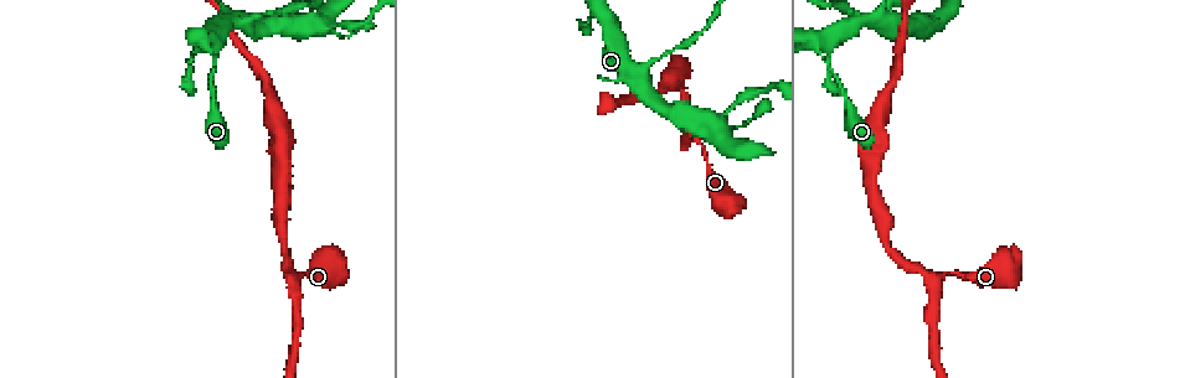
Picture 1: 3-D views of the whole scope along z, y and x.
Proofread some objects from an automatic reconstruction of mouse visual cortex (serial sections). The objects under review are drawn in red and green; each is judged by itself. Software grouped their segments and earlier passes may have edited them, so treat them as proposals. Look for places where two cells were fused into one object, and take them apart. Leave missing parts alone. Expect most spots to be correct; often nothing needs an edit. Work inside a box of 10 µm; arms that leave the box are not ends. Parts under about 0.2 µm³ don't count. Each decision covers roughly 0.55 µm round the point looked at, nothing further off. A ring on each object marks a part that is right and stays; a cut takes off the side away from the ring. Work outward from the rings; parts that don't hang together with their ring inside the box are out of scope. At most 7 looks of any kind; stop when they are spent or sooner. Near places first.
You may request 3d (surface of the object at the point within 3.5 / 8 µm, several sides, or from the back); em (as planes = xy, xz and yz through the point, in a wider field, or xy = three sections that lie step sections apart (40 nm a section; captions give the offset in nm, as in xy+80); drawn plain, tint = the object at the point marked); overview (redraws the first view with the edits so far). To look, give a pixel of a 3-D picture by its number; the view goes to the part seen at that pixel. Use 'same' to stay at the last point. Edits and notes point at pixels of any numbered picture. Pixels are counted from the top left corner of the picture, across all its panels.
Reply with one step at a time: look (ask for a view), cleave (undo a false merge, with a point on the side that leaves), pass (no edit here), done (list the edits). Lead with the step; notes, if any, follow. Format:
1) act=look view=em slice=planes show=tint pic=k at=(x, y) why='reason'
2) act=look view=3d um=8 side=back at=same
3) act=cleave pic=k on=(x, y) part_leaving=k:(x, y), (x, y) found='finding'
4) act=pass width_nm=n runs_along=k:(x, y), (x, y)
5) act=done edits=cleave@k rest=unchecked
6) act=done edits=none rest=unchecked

act=look view=3d um=3.5 pic=1 at=(939, 276) why='thick turns thin'

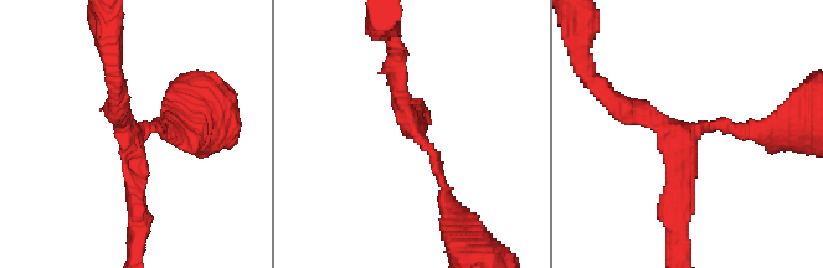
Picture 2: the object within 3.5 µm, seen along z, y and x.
act=look view=em slice=xy step=2 show=tint pic=2 at=(135, 136) arms=3 arm_widths_nm=150,250,300

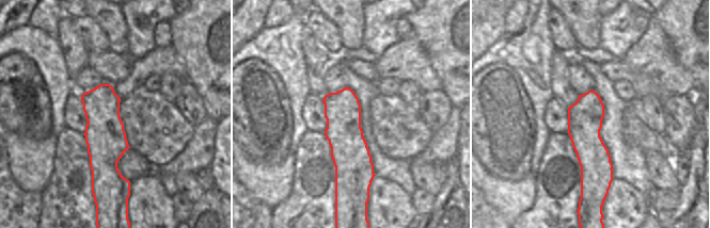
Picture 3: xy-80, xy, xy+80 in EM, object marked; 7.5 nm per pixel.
act=look view=em slice=xy step=1 show=tint at=same why='cut it another way'

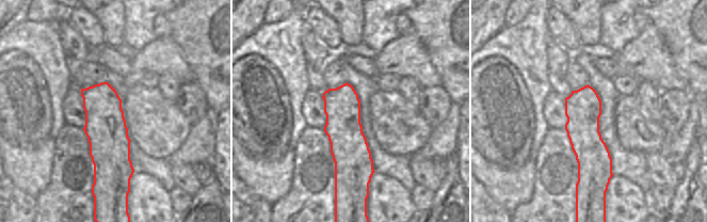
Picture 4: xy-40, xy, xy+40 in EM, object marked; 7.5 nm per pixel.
act=pass runs_along=4:(589, 89), (587, 175), (583, 181) found='all the same cell'

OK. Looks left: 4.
act=look view=3d um=8 pic=1 at=(271, 99) why='sudden change in width'

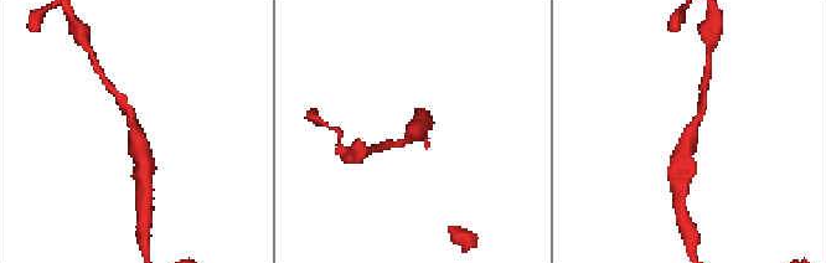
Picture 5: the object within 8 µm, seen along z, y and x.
act=look view=3d um=3.5 at=same

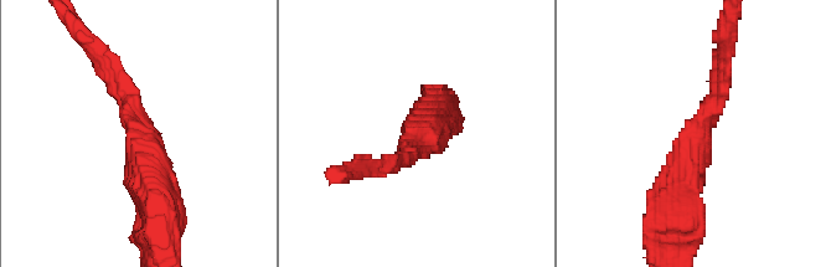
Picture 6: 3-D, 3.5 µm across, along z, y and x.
act=look view=em slice=xy step=5 show=tint pic=6 at=(416, 139) arm_widths_nm=200,500 why='now the EM'

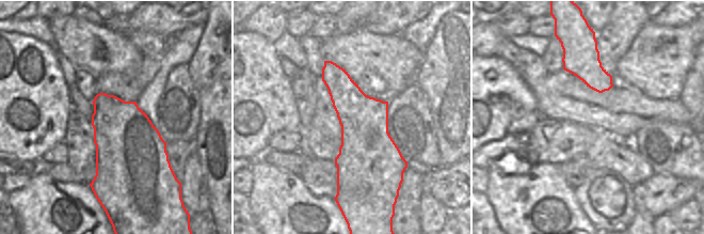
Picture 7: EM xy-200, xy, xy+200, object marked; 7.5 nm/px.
act=pass runs_along=6:(164, 212), (114, 71) found='one cell here'

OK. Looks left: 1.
act=done edits=none rest=unchecked

